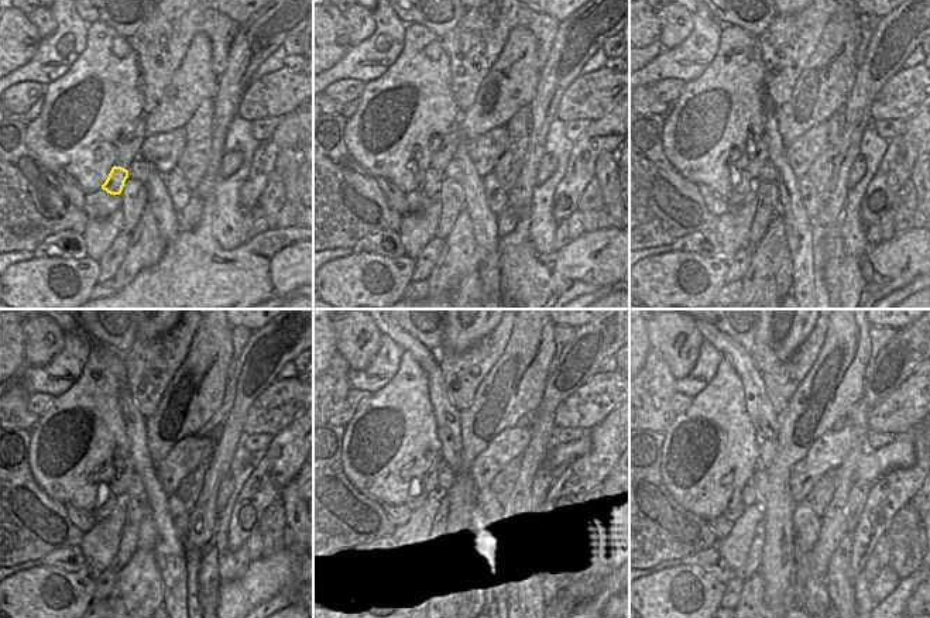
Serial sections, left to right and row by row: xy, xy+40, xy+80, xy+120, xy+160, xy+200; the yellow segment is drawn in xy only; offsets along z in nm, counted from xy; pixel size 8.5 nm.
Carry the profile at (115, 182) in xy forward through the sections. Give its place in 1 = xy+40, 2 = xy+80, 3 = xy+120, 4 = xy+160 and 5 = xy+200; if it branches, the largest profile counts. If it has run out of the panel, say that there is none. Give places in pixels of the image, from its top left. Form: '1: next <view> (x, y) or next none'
1: next xy+40 (429, 186)
2: next xy+80 (740, 192)
3: next xy+120 (105, 511)
4: next xy+160 (419, 504)
5: next xy+200 (735, 508)

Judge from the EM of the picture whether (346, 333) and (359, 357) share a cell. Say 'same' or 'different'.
same

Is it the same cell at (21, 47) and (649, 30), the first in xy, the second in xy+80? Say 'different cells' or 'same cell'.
same cell

